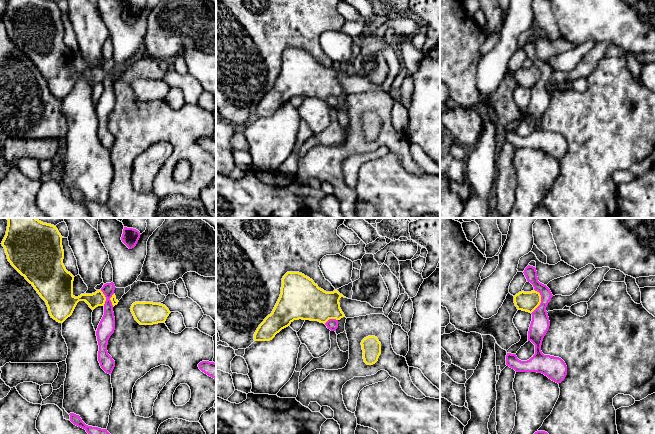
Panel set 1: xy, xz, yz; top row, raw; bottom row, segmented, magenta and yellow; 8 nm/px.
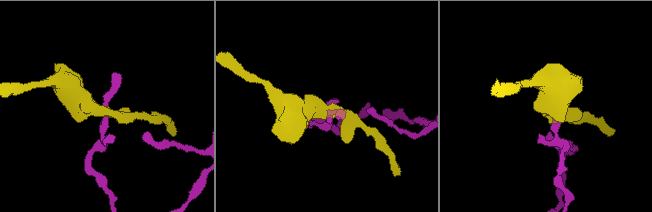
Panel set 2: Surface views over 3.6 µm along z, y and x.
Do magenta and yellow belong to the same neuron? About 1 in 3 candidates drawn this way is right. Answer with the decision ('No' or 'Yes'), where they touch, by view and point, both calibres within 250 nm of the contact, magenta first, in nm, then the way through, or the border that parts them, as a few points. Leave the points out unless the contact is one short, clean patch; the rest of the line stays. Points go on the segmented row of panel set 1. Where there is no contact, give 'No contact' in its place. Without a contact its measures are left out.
No. Touches magenta at yz (541, 301). Thickness 150 nm (magenta) against 160 nm. Boundary: yz (534, 289), (540, 295), (540, 304), (531, 313)

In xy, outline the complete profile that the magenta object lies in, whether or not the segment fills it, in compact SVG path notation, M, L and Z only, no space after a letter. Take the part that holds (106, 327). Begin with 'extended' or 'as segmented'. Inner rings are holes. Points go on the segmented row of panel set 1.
as segmented; M113 282L106 283L101 288L101 291L106 297L106 301L104 304L104 315L96 331L97 341L99 345L98 361L101 368L108 374L111 374L115 367L115 361L107 351L108 340L115 330L115 317L113 312L113 305L110 300L110 298L114 294L115 288L116 287Z

